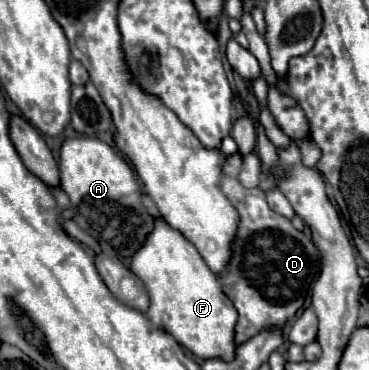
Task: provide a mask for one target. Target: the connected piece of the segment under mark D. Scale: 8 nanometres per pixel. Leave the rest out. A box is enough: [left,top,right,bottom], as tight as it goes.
[218,153,320,345]

